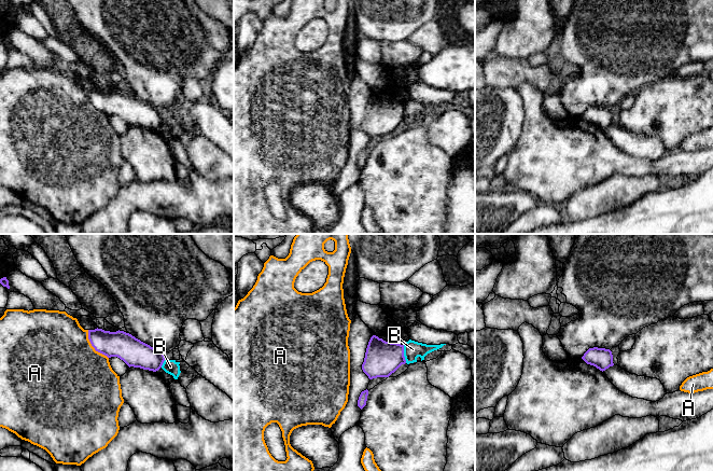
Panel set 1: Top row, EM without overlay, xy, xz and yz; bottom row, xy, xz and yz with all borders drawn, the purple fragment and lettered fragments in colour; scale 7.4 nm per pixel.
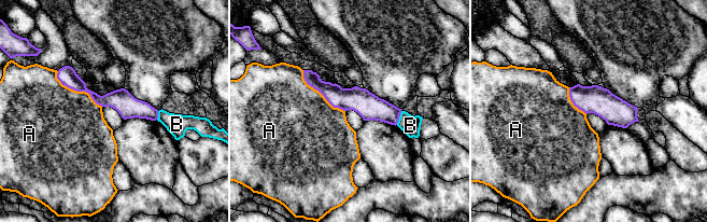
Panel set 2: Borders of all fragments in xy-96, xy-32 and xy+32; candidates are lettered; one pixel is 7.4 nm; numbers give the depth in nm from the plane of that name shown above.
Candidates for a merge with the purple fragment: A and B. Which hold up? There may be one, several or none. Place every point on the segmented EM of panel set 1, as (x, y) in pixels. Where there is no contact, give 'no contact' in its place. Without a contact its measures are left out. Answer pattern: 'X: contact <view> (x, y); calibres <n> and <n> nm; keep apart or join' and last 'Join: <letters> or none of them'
A: contact xy (92, 345); calibres 200 and 500 nm; keep apart
B: contact xz (403, 354); calibres 260 and 130 nm; keep apart
Join: none of them

